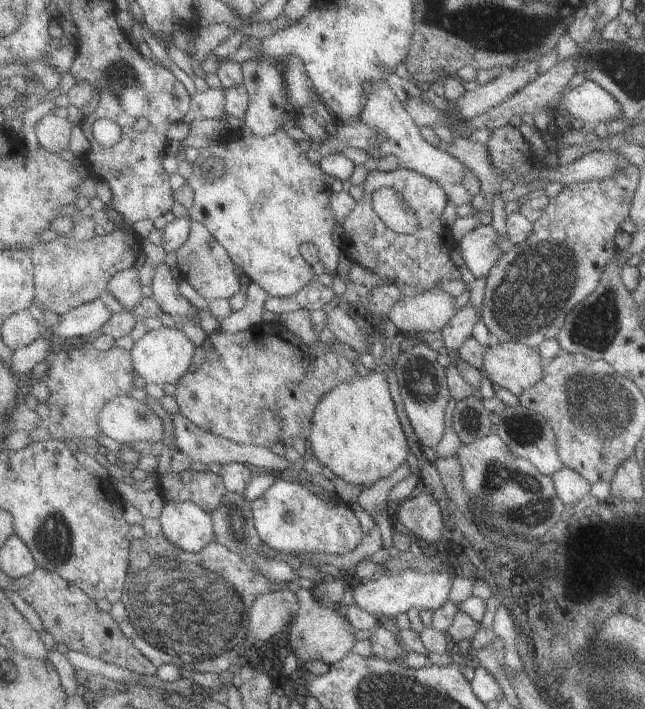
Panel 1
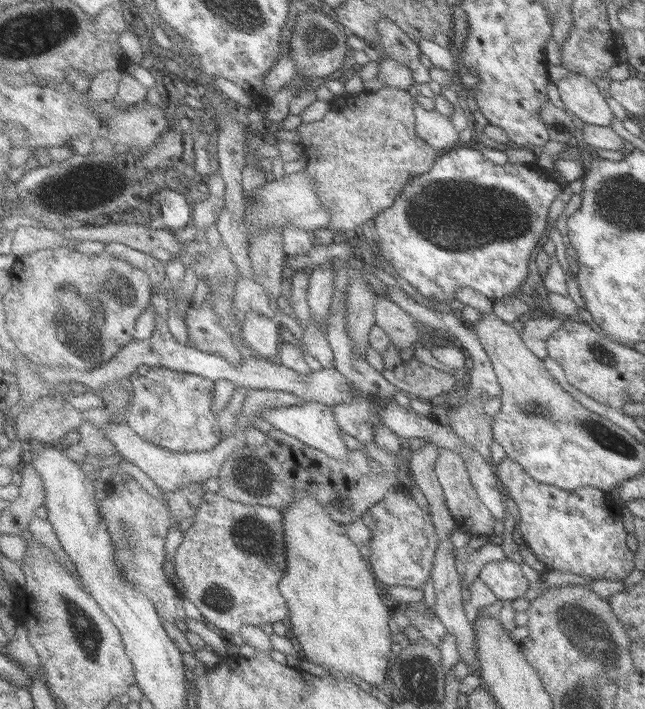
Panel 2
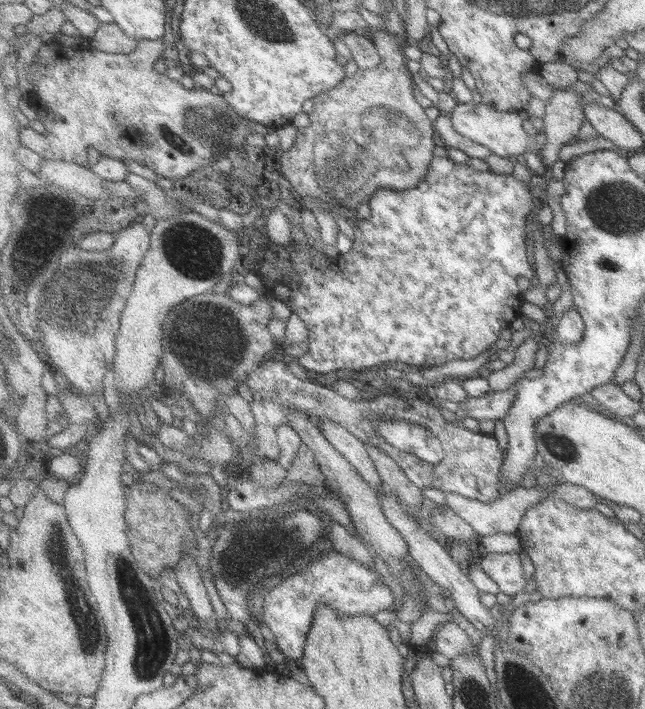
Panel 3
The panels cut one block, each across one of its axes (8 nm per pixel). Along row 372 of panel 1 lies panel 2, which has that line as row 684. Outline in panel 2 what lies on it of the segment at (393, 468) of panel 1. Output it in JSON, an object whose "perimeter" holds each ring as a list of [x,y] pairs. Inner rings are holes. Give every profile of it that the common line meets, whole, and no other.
{"perimeter":[[[299,492],[299,494],[297,494],[297,500],[295,500],[287,510],[283,508],[283,514],[285,514],[287,550],[289,550],[285,556],[289,556],[289,558],[287,558],[287,574],[285,574],[285,578],[281,580],[279,590],[283,592],[283,598],[287,598],[287,606],[291,606],[289,618],[291,618],[291,628],[293,628],[295,642],[297,642],[297,646],[299,646],[301,656],[303,656],[307,662],[319,664],[321,668],[327,670],[327,674],[331,674],[331,676],[335,676],[335,678],[355,680],[355,676],[357,676],[357,678],[361,678],[363,682],[367,682],[369,686],[375,686],[375,688],[385,686],[385,678],[389,676],[389,668],[391,668],[391,662],[393,662],[393,656],[391,656],[391,654],[393,654],[393,650],[391,650],[391,648],[393,648],[391,632],[393,632],[395,628],[389,628],[389,620],[393,620],[393,618],[391,618],[391,610],[389,610],[389,608],[385,606],[385,602],[381,600],[381,594],[379,594],[381,588],[377,588],[377,578],[375,578],[375,574],[373,574],[373,568],[367,566],[367,558],[361,558],[361,552],[359,552],[361,546],[353,544],[353,540],[347,536],[347,526],[335,522],[335,520],[331,518],[331,514],[327,512],[327,508],[317,500],[317,496],[313,496],[313,494],[309,494],[309,492]]]}

